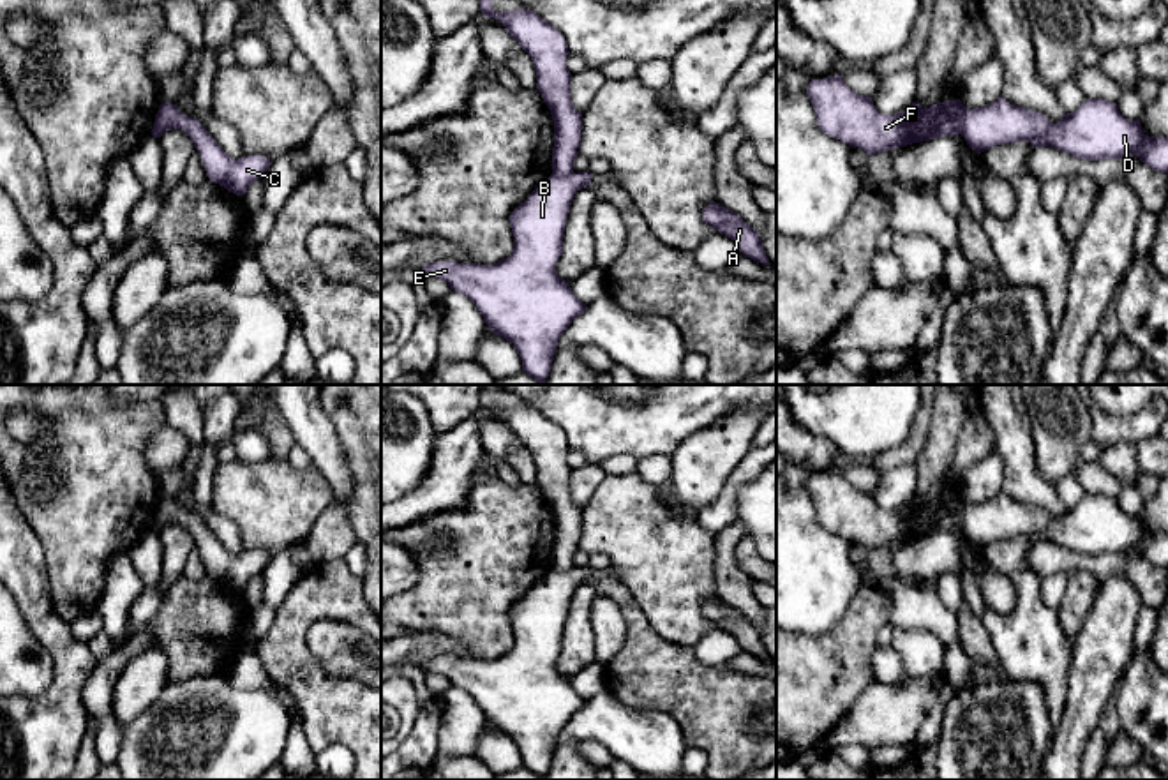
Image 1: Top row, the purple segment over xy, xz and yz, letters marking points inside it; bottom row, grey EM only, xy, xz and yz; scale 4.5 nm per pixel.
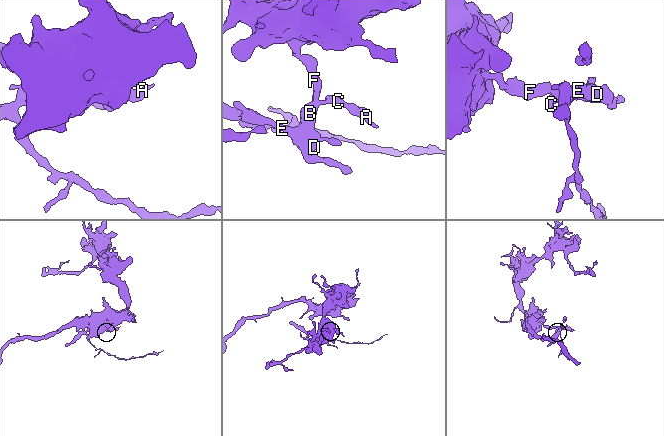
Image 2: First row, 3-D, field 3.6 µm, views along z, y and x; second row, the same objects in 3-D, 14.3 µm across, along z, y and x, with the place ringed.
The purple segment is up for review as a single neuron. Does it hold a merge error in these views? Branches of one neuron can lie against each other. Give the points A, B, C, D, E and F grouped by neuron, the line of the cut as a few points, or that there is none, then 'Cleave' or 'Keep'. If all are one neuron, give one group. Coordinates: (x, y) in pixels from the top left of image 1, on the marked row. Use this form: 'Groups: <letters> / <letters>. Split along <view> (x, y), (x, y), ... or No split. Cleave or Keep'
Groups: A B C D E / F. Split along xy (157, 112), (166, 126), (180, 113). Cleave

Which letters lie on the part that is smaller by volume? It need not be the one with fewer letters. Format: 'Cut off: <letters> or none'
Cut off: A, B, C, D, E

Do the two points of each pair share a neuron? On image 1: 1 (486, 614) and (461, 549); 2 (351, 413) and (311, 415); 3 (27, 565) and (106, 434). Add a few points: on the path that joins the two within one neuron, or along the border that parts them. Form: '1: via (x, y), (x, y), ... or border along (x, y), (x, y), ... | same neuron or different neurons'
1: via (470, 599), (470, 565) | same neuron
2: border along (318, 403), (346, 452) | different neurons
3: border along (18, 509), (41, 546), (46, 581), (50, 584) | different neurons

